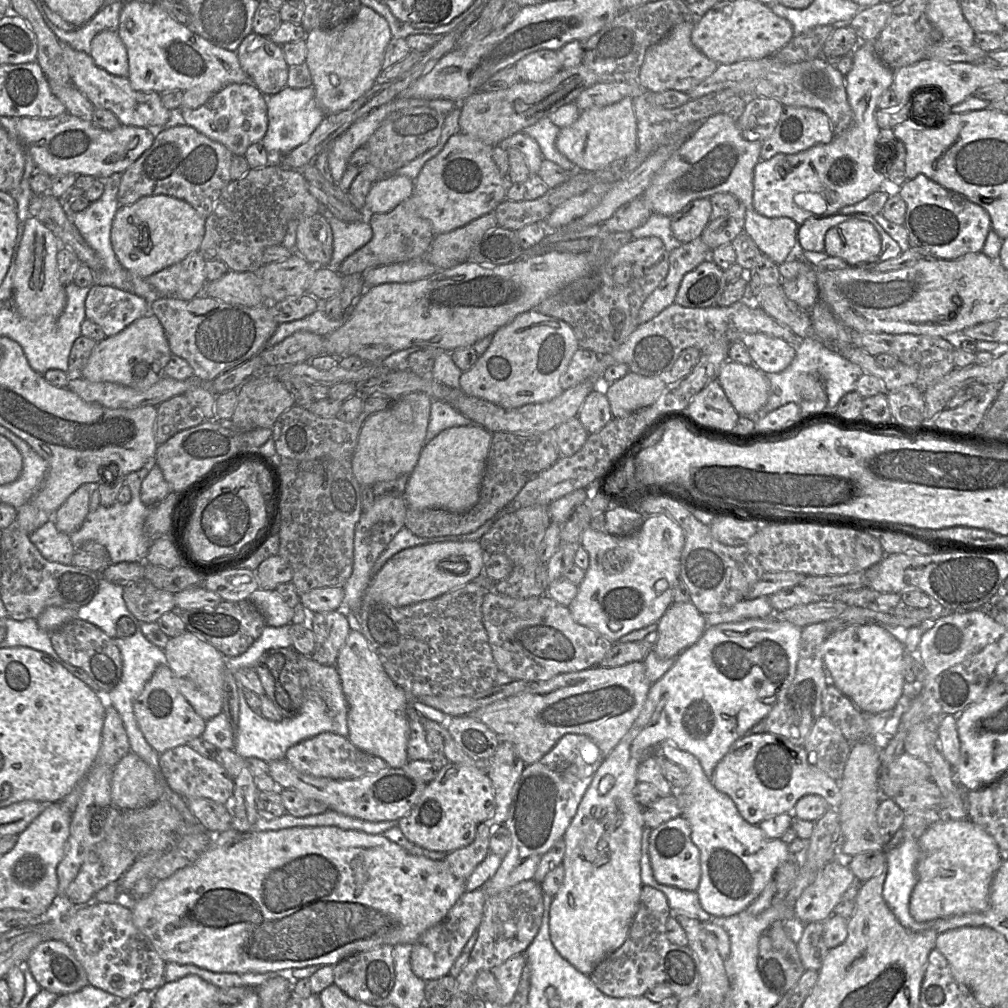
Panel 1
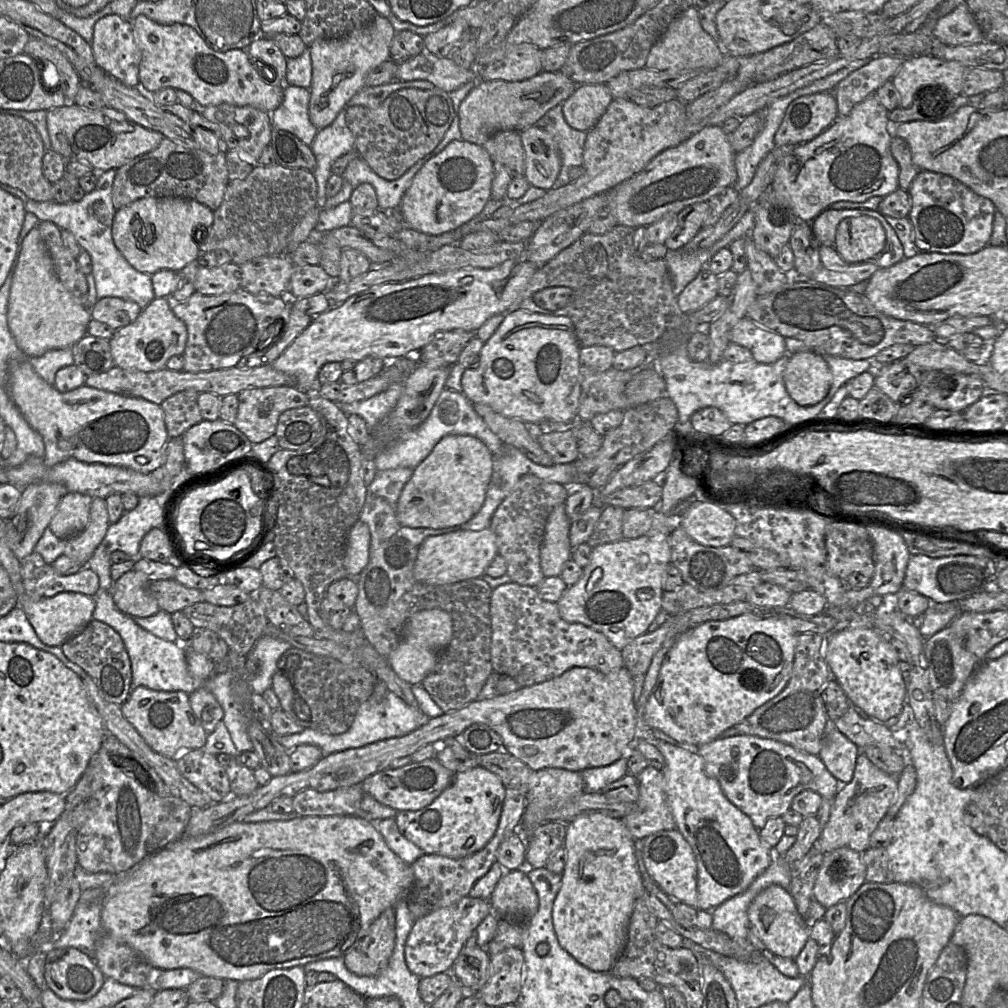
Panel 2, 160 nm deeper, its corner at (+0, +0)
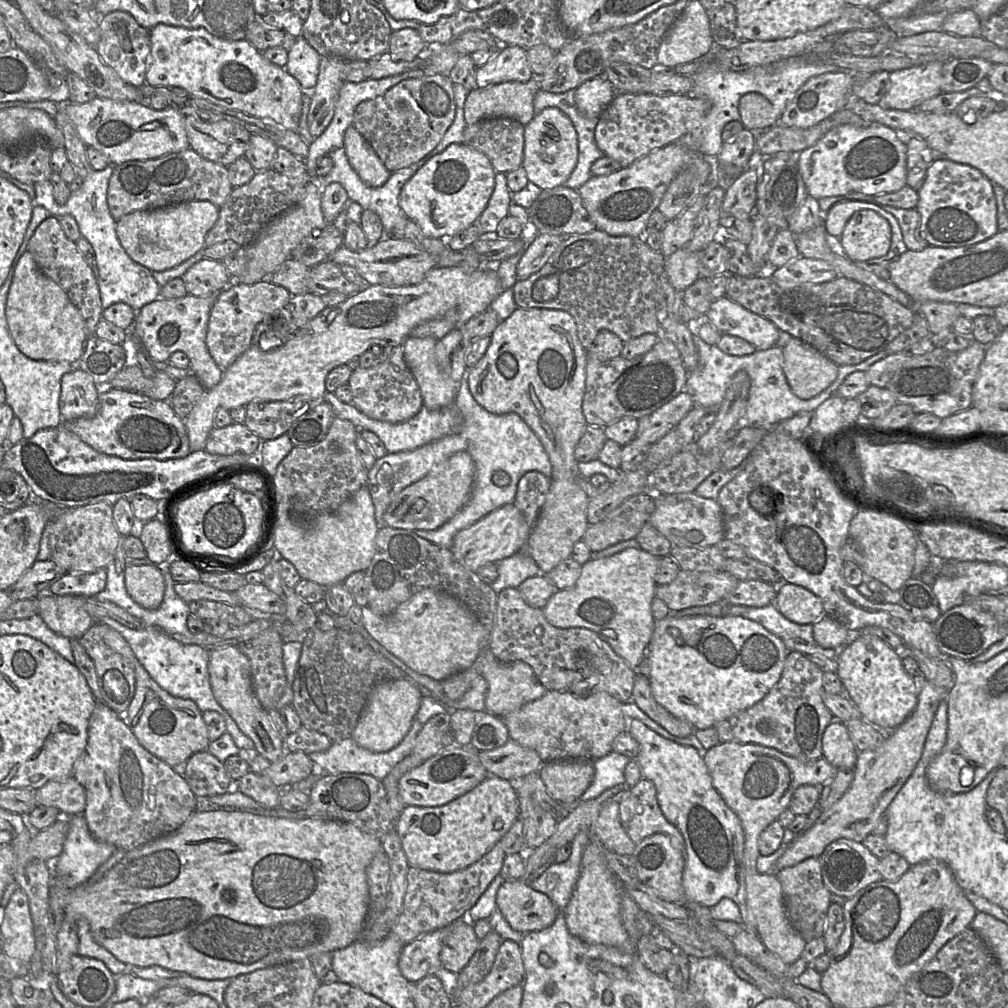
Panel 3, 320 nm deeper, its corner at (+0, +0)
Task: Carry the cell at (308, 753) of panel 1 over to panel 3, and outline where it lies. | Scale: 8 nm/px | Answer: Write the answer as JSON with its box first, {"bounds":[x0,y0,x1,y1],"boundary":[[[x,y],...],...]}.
{"bounds":[257,751,314,789],"boundary":[[[297,751],[297,752],[286,752],[281,759],[271,763],[270,767],[265,771],[264,774],[257,774],[257,775],[264,776],[274,786],[283,789],[283,788],[292,787],[292,785],[294,785],[295,783],[307,778],[313,772],[313,770],[314,770],[314,763],[310,759],[310,757],[304,752]]]}

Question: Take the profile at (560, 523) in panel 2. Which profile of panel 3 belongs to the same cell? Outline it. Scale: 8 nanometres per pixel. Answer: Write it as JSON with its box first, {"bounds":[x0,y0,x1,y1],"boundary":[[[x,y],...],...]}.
{"bounds":[468,307,589,574],"boundary":[[[517,307],[510,317],[501,321],[493,331],[490,345],[482,359],[474,367],[469,368],[468,384],[474,399],[490,413],[515,413],[520,416],[537,435],[548,454],[552,466],[550,488],[525,550],[534,559],[540,574],[547,574],[569,558],[574,545],[582,540],[589,525],[586,518],[589,498],[577,484],[578,462],[574,457],[575,447],[587,427],[582,412],[586,364],[586,350],[578,338],[576,322],[568,312]]]}

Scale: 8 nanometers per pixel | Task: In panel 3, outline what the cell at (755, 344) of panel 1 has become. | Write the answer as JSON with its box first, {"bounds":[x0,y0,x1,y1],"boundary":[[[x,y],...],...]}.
{"bounds":[705,296,779,350],"boundary":[[[727,296],[712,302],[705,319],[721,334],[740,337],[757,350],[774,347],[779,338],[779,329],[774,323],[747,310]]]}

